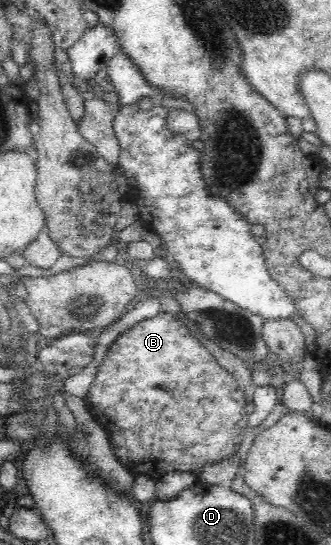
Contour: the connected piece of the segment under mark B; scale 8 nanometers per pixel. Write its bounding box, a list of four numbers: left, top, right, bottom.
[86,311,251,482]

